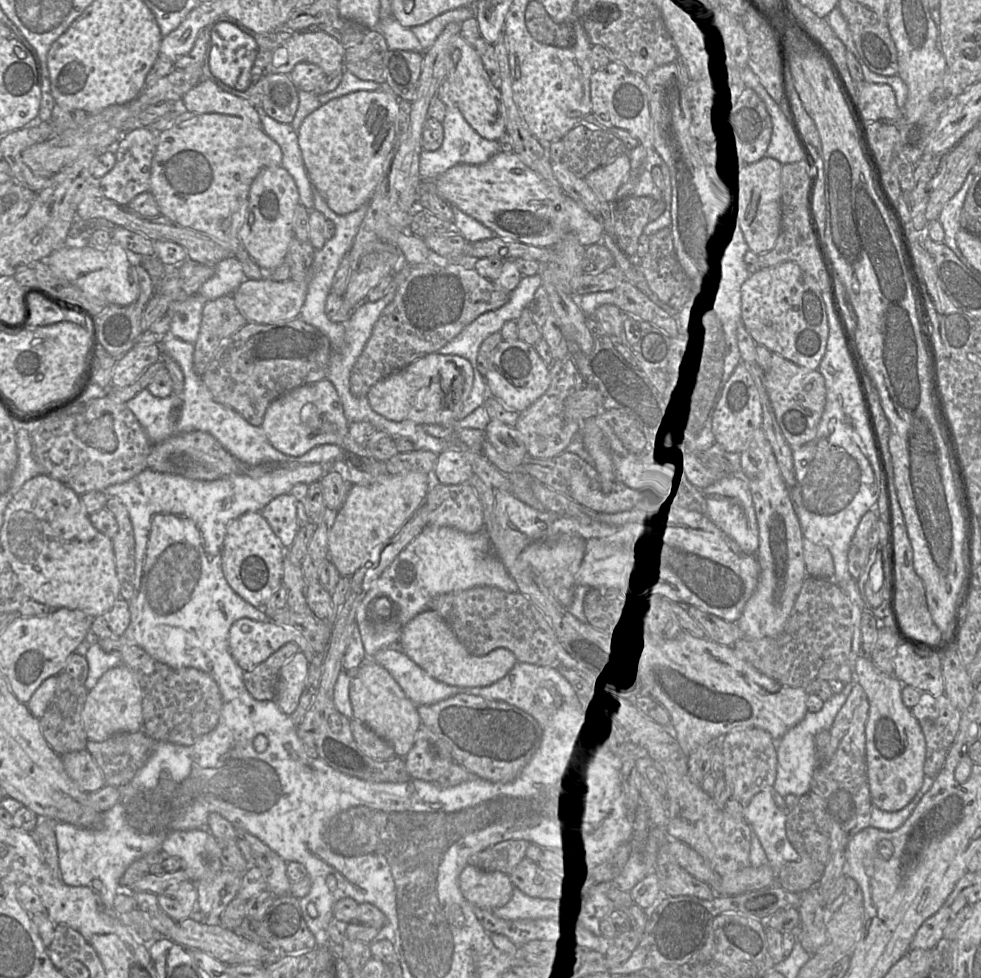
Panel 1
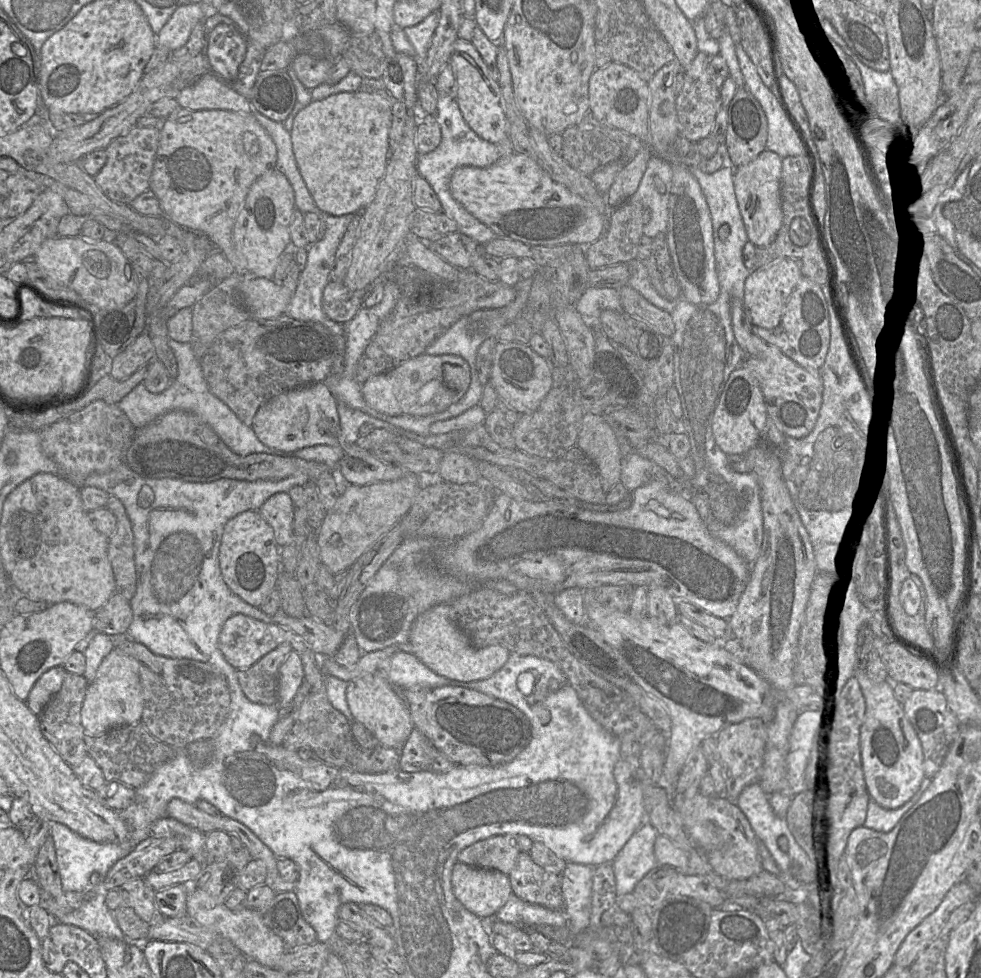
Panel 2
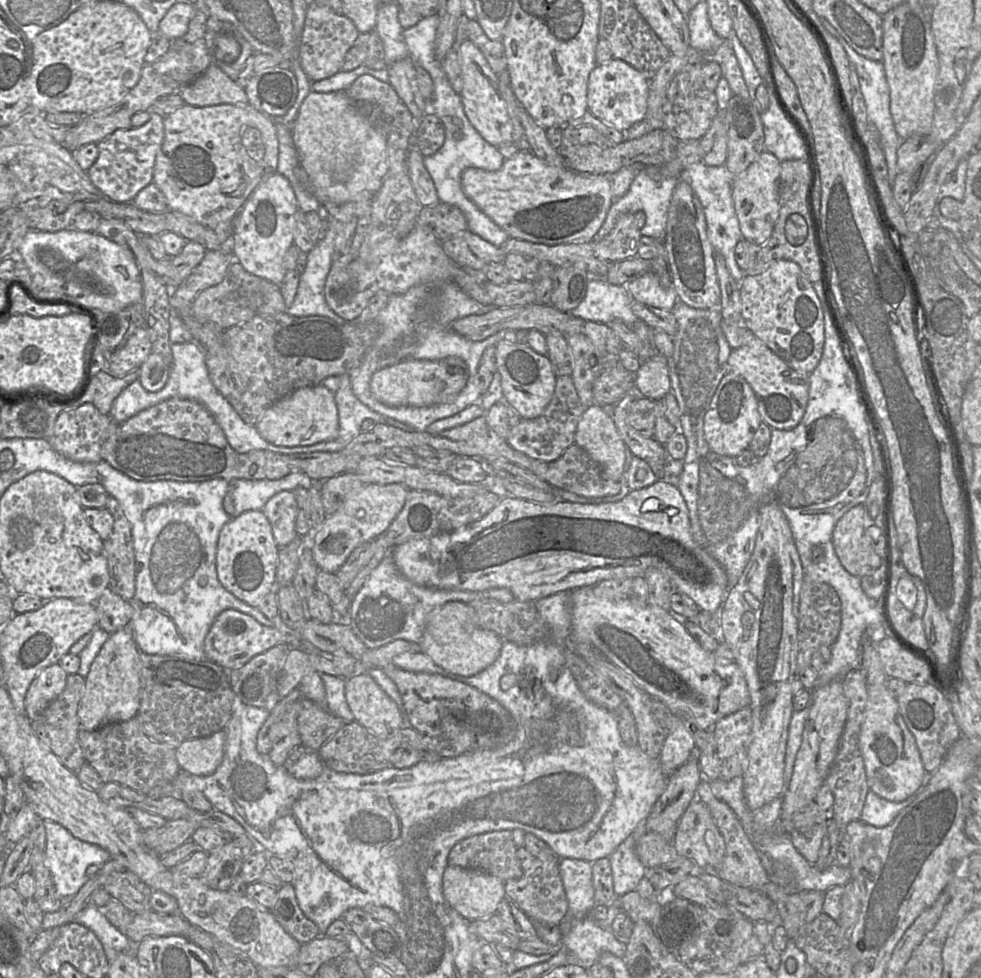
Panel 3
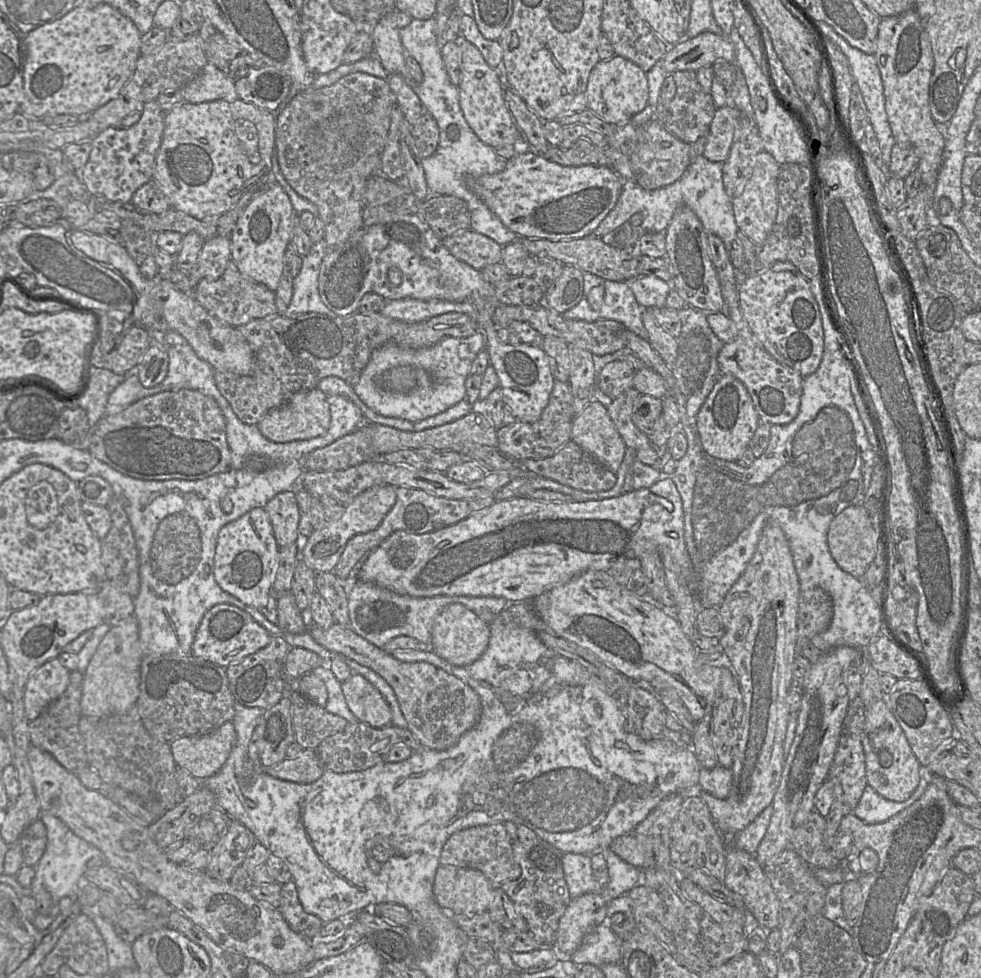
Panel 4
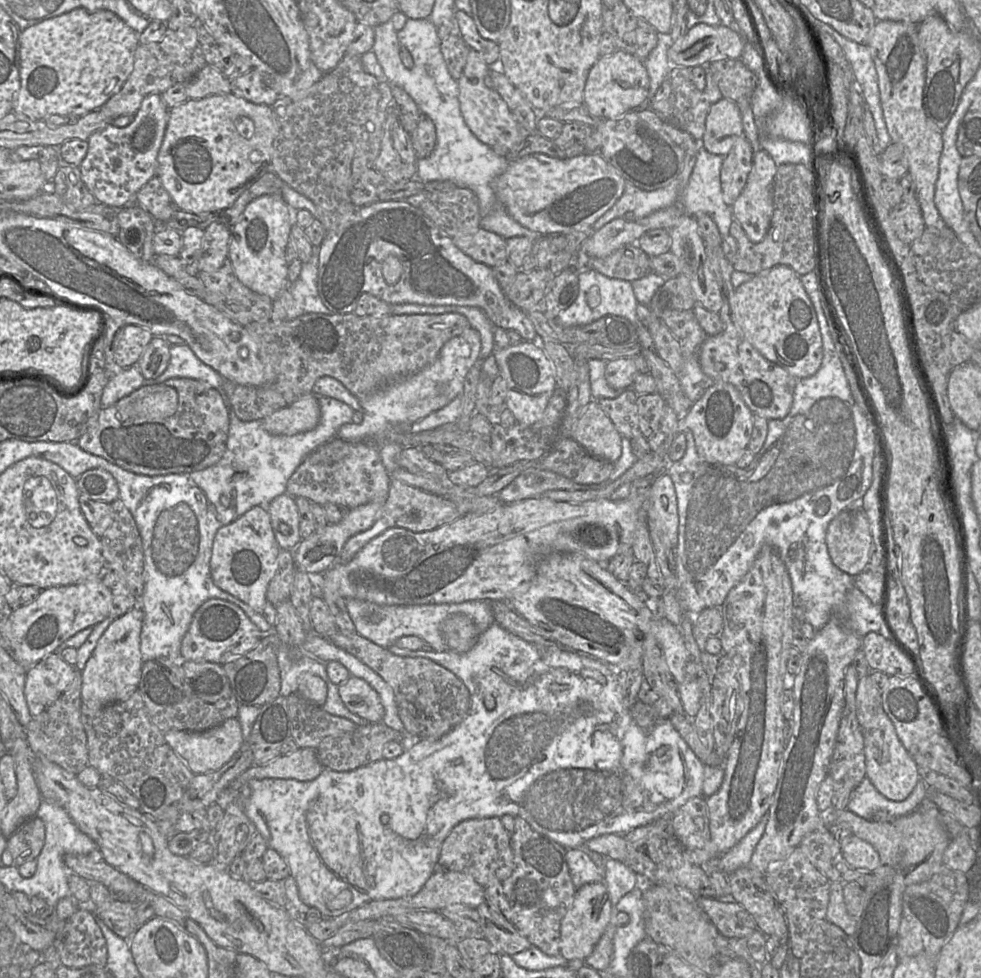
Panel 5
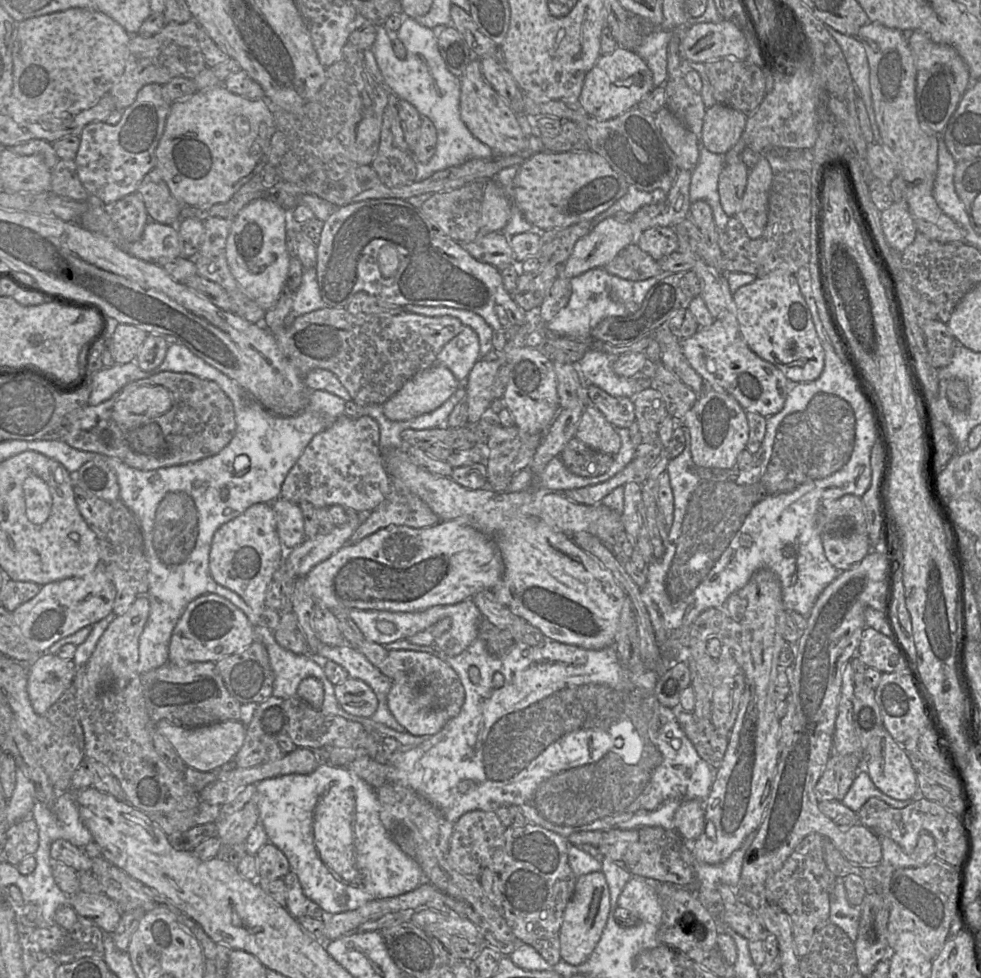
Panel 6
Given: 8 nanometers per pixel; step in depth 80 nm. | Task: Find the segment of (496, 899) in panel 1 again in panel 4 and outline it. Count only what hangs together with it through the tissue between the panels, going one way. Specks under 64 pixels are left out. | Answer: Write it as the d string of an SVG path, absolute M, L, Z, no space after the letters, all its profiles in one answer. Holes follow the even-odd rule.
M440 865L435 875L433 894L444 911L474 915L487 912L494 888L479 871Z

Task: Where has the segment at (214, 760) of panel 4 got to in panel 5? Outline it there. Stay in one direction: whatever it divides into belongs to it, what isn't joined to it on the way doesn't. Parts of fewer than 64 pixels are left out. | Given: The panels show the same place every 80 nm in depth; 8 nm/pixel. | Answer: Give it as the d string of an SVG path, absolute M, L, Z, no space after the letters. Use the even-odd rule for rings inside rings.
M237 718L227 719L219 726L203 732L170 730L164 733L164 739L194 775L218 770L232 759L244 743L241 725Z

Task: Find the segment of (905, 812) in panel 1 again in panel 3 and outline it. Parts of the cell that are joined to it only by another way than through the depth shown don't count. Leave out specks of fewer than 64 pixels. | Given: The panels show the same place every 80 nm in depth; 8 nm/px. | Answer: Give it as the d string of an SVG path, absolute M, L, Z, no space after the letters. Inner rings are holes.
M925 772L919 789L901 802L891 802L869 790L860 816L860 820L874 827L885 827L892 823L896 816L909 806L929 784L933 773Z

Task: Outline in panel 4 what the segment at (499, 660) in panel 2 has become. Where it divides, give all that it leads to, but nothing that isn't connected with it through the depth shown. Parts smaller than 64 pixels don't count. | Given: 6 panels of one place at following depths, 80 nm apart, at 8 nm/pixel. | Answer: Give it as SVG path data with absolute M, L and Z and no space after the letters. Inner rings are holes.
M462 604L445 606L437 615L432 630L432 650L441 658L455 666L468 666L475 662L486 650L490 637L488 623Z

